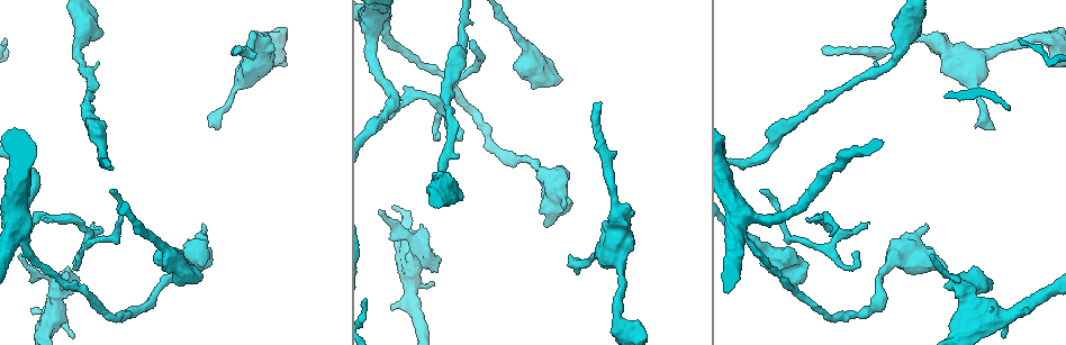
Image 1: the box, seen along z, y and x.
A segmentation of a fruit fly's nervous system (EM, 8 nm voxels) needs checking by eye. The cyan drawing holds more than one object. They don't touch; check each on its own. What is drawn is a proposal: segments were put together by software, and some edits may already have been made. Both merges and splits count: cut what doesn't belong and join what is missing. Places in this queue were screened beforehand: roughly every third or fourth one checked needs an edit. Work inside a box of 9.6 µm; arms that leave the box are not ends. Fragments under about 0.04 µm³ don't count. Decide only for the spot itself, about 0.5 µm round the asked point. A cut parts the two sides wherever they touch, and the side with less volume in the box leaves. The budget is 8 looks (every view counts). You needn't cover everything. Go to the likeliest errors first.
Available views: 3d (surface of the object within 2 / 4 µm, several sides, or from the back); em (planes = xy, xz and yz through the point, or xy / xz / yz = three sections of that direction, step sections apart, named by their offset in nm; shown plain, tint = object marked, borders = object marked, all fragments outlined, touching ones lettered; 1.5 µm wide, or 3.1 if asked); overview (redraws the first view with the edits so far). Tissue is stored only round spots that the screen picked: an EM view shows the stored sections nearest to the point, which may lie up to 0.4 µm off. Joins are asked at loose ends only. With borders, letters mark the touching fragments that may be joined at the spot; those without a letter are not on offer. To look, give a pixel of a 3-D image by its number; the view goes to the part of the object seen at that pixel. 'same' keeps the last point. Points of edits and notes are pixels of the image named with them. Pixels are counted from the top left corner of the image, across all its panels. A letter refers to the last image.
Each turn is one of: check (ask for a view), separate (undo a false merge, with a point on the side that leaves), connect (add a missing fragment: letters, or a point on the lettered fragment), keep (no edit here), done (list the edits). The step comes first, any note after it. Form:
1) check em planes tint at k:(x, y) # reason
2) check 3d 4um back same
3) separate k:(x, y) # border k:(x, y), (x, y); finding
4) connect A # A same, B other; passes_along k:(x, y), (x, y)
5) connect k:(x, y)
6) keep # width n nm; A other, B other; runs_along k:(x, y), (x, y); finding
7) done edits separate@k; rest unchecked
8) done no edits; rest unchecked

check em planes borders at 1:(381, 111) # branch stops here

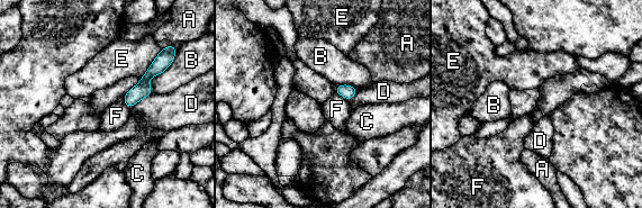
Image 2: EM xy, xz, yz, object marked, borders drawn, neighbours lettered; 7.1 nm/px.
keep # width 90 nm; A other, B other, C other, D other, E other, F other; border 2:(123, 97), (124, 104), (129, 109); no lettered fragment goes on from it

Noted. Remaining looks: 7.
check em yz step 8 borders at 1:(110, 191) # an open end

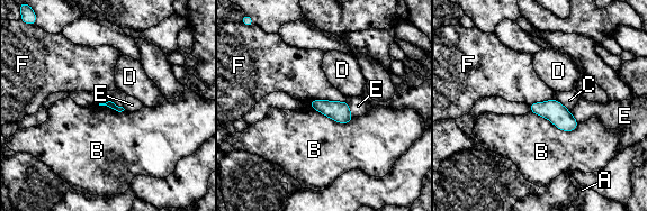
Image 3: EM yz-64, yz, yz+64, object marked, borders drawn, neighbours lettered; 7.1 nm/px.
check em planes borders same # another direction

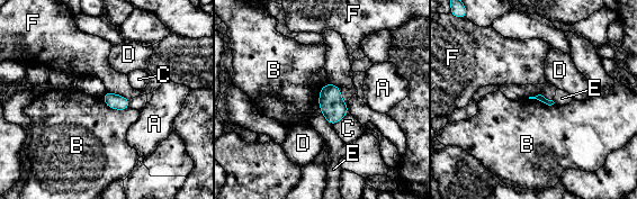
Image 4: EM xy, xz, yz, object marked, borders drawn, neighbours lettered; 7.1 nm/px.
keep # A other, B other, C other, D other, E other, F other; border 4:(101, 98), (111, 108), (128, 108); none of them fits

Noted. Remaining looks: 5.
check 3d 4um at 1:(32, 311) # an open end

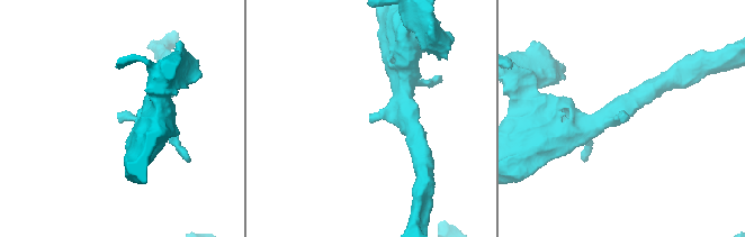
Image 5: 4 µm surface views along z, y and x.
check em xy step 8 borders at 5:(624, 114) # need the tissue

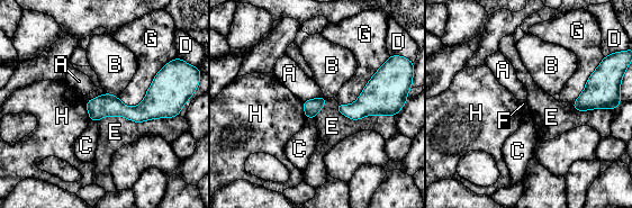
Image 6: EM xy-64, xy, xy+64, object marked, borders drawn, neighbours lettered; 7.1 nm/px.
check em planes borders same

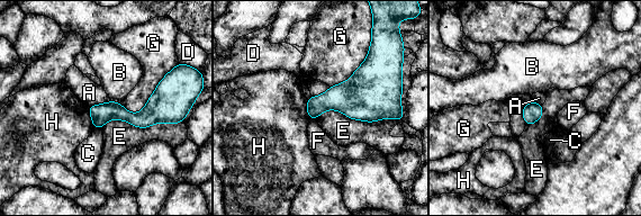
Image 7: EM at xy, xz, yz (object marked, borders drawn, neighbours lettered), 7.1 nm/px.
keep # width 140 nm; A other, B other, C other, D other, E other, F other, G other, H other; border 7:(109, 100), (89, 107); no lettered fragment goes on from it

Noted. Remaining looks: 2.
done no edits; rest unchecked

